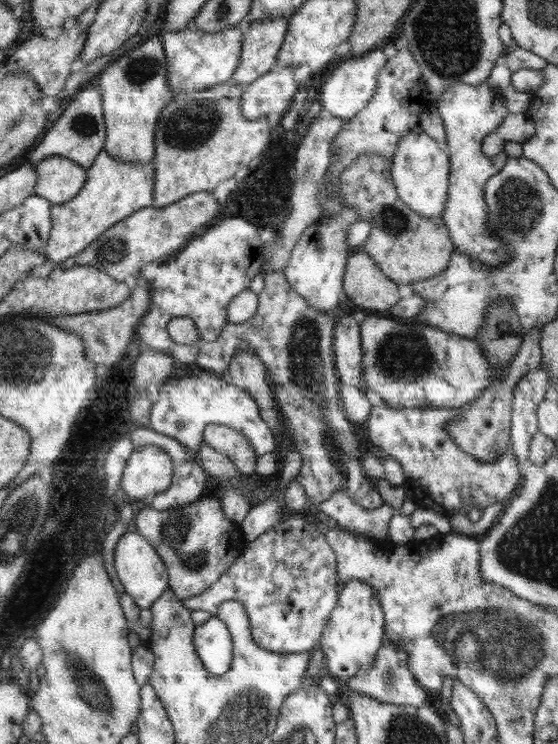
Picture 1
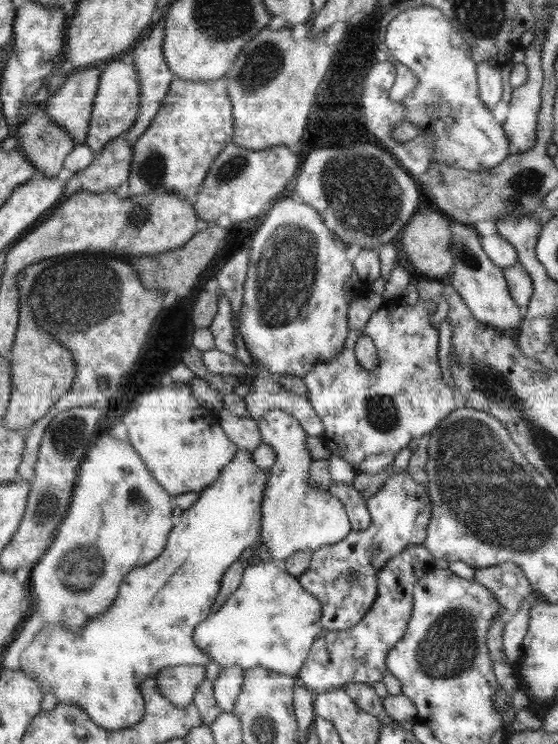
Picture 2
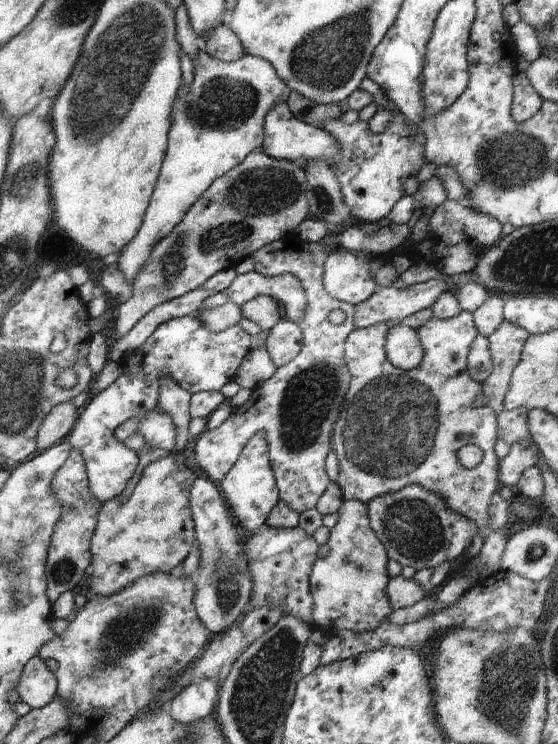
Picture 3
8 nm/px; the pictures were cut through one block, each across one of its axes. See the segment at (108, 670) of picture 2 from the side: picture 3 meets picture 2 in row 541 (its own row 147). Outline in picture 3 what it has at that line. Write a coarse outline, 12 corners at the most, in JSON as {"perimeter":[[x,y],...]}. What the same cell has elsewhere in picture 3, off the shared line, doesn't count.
{"perimeter":[[263,58],[192,60],[130,286],[210,185],[262,148],[291,91]]}

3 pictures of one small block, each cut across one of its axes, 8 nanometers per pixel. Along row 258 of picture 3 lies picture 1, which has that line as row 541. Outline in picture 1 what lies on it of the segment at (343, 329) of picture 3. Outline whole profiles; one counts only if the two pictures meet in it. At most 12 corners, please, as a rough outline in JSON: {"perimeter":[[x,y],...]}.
{"perimeter":[[289,514],[214,584],[181,599],[237,600],[257,646],[318,648],[339,591],[336,555]]}

